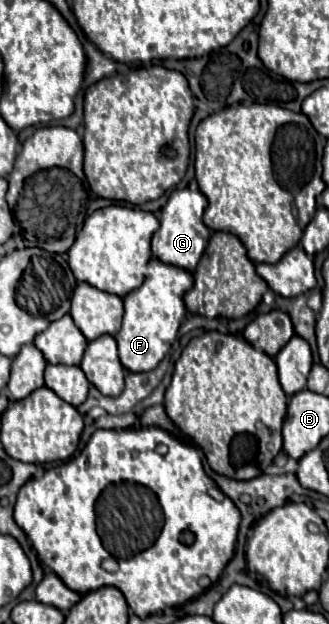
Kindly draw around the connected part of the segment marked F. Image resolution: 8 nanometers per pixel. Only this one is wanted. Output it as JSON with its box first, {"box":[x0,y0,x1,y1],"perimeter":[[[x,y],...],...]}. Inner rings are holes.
{"box":[115,259,193,371],"perimeter":[[[159,259],[149,261],[149,273],[143,285],[123,297],[125,315],[123,327],[115,335],[119,345],[119,359],[129,371],[153,371],[177,339],[179,325],[185,317],[183,295],[193,287],[193,275],[181,267],[167,265]]]}

